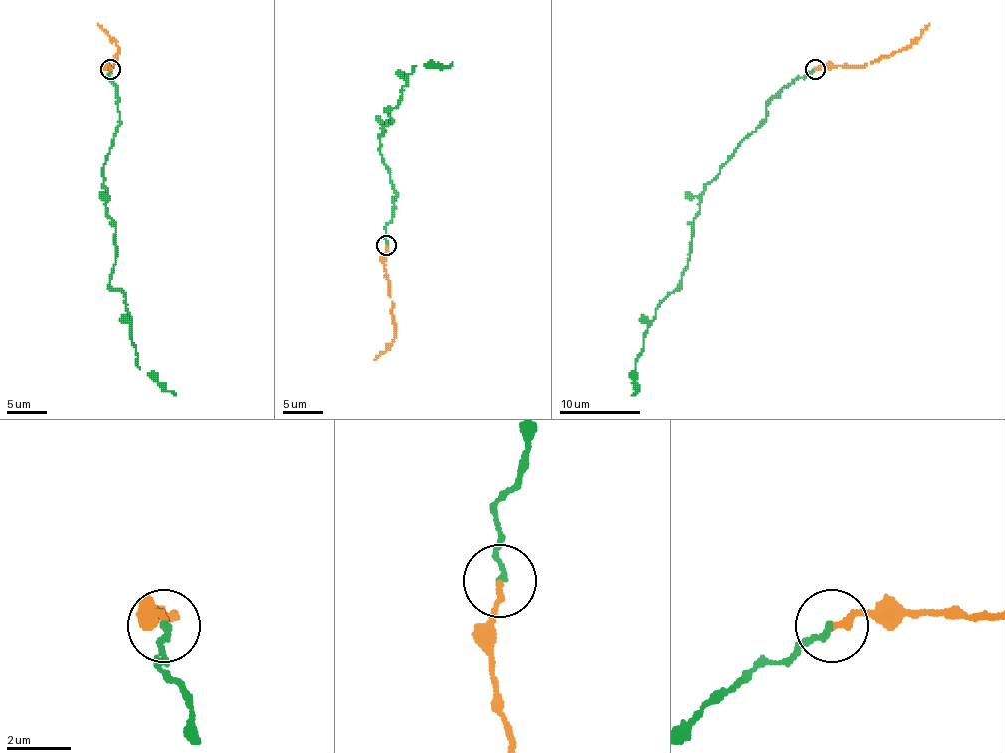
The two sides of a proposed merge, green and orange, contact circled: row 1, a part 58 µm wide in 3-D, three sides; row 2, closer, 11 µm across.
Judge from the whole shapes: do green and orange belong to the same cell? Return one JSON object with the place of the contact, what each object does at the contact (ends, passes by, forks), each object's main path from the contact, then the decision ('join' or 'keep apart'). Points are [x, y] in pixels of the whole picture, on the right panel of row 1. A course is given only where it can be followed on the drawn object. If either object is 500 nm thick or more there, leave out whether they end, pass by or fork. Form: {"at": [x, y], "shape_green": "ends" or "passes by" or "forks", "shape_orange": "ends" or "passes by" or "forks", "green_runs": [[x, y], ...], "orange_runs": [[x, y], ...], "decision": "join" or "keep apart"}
{"at": [815, 69], "shape_green": "ends", "shape_orange": "ends", "green_runs": [[814, 69], [770, 101], [766, 120], [700, 196], [681, 284], [655, 311], [631, 395]], "orange_runs": [[814, 69], [822, 65], [870, 63], [909, 47], [929, 23]], "decision": "join"}

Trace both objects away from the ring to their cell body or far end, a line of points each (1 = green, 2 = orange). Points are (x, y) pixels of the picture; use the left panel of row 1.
1: (109, 69), (119, 120), (103, 166), (105, 214), (115, 228), (109, 284), (123, 294), (138, 367), (176, 395)
2: (109, 69), (107, 65), (115, 63), (117, 47), (97, 23)

